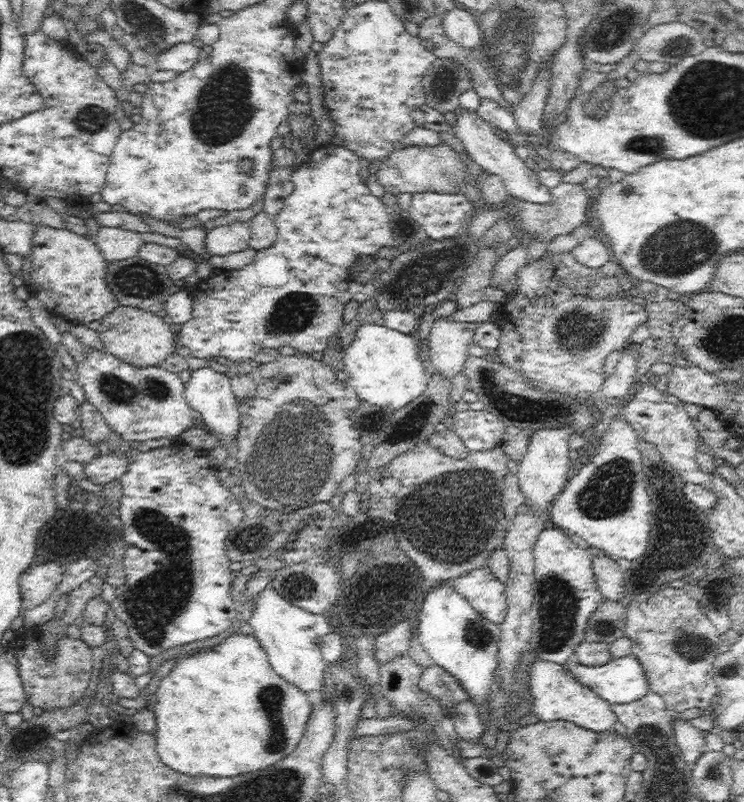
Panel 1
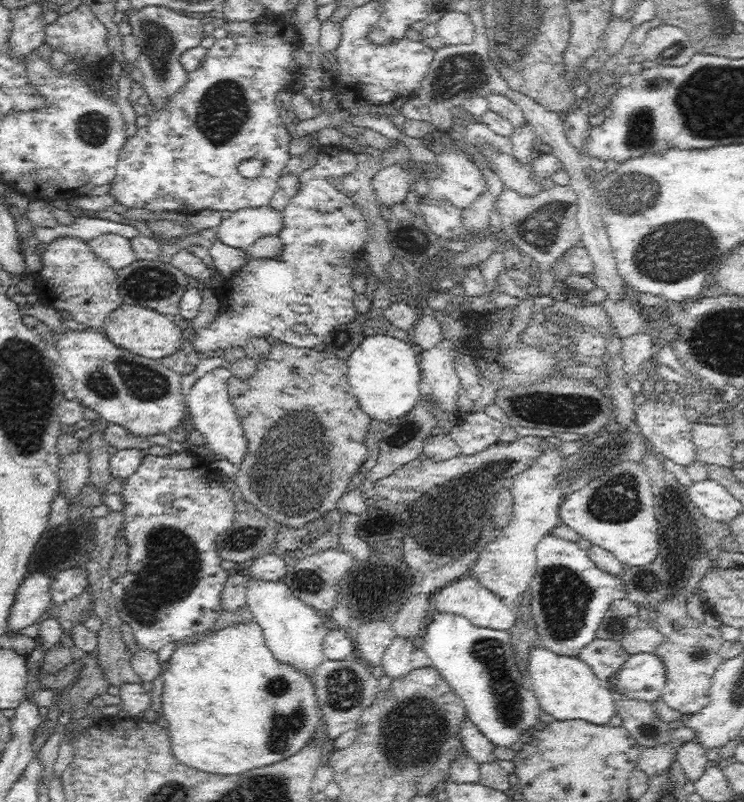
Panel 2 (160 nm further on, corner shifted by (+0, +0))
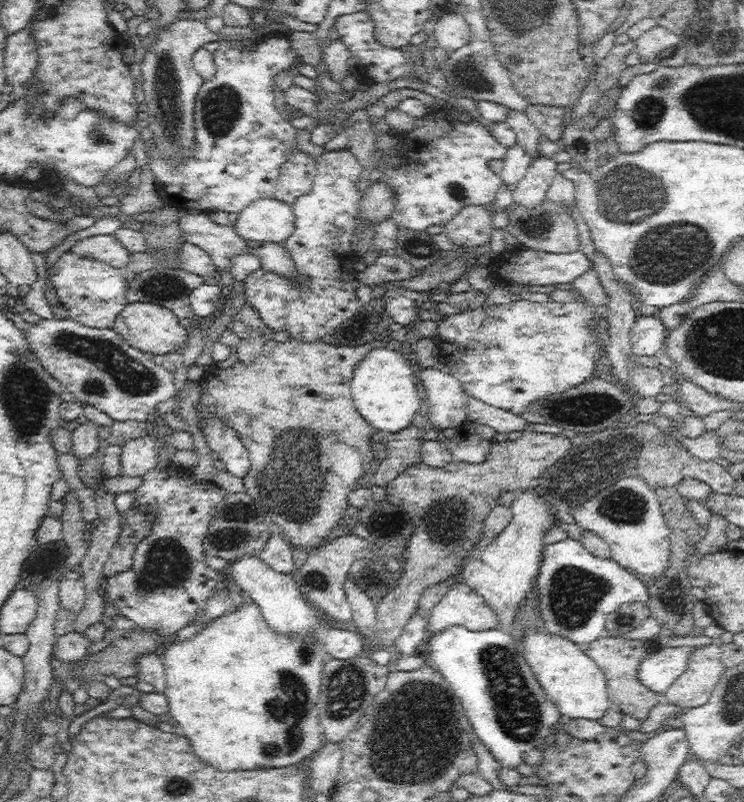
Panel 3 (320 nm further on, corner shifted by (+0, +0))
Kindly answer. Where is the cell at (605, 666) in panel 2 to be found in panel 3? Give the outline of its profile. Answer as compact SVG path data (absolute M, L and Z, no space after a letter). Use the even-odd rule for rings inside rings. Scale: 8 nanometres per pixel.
M600 636L584 648L585 653L602 669L607 682L607 693L613 707L623 714L629 714L638 720L648 718L650 710L663 700L663 695L653 693L638 679L638 666L642 659L656 646L654 639L633 640L620 636Z

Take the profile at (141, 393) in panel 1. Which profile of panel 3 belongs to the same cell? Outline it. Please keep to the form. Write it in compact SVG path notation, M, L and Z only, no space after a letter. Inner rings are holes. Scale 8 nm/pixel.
M56 316L40 319L35 323L30 322L29 327L24 331L30 348L48 371L48 374L58 380L65 391L74 393L76 400L98 408L113 418L114 421L154 422L159 417L156 405L159 402L172 399L176 394L174 375L170 374L164 365L154 362L150 354L146 354L127 343L120 334L114 331L114 328L92 328L84 326L81 322L70 317L58 319Z

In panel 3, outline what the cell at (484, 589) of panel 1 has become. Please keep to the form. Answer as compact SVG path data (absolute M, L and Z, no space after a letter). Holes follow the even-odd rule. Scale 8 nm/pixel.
M463 582L453 584L438 604L430 610L430 614L427 615L426 619L428 634L440 634L442 630L452 625L464 626L468 630L474 631L490 630L499 626L498 615L486 604L483 596Z

